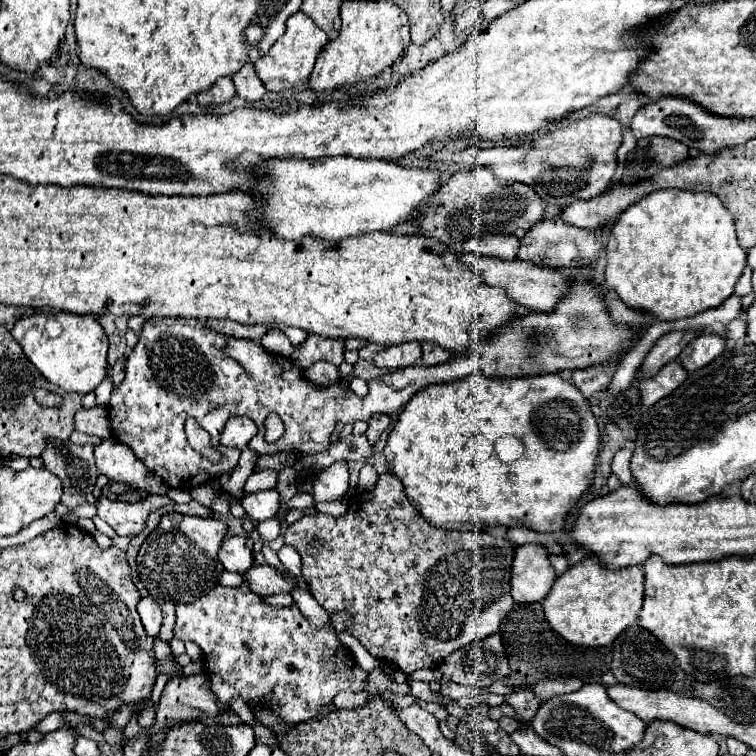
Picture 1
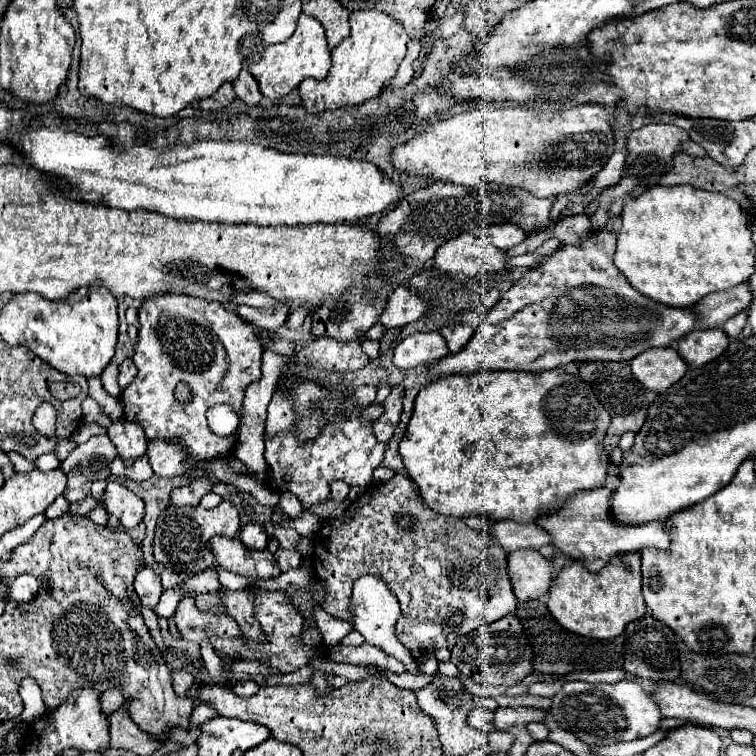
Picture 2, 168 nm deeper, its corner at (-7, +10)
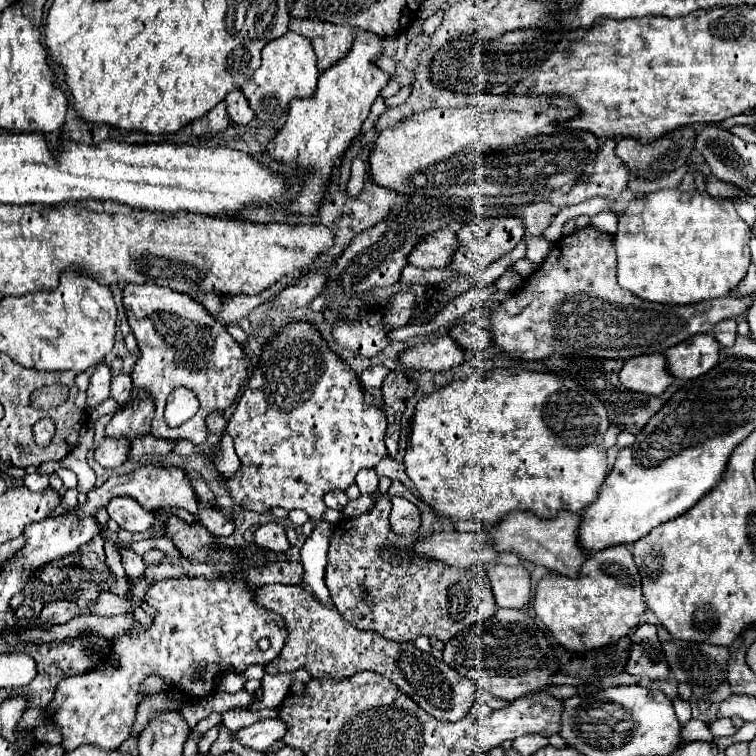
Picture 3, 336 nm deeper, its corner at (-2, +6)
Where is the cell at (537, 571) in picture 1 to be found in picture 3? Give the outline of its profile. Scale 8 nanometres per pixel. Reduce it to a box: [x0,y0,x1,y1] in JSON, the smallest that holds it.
[488,565,532,609]

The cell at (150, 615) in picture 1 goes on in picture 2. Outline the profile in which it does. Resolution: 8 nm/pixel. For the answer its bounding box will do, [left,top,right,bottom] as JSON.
[133,565,163,607]

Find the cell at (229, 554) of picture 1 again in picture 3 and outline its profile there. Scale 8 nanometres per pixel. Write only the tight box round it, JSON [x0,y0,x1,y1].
[254,523,290,553]

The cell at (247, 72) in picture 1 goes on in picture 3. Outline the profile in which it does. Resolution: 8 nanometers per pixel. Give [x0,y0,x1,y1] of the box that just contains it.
[226,89,254,125]

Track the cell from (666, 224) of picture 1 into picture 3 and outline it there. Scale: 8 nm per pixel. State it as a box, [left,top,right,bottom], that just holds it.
[614,189,750,305]

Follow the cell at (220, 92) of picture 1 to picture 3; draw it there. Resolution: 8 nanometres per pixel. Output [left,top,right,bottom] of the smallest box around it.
[206,101,230,131]

